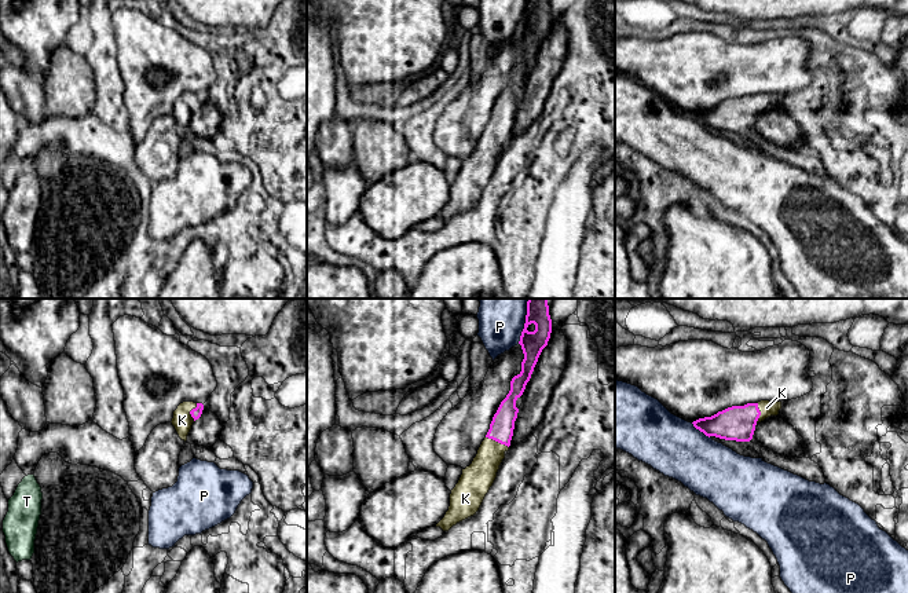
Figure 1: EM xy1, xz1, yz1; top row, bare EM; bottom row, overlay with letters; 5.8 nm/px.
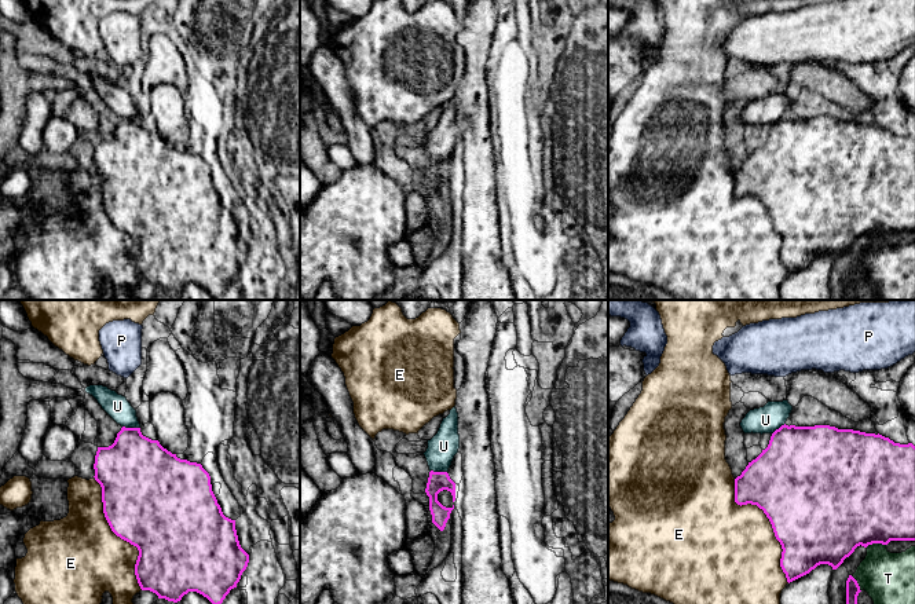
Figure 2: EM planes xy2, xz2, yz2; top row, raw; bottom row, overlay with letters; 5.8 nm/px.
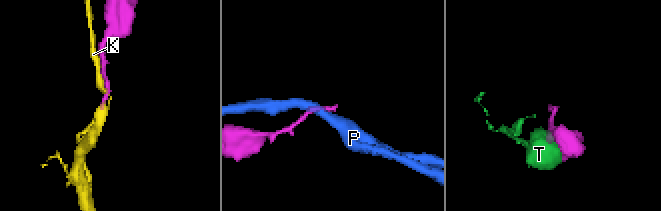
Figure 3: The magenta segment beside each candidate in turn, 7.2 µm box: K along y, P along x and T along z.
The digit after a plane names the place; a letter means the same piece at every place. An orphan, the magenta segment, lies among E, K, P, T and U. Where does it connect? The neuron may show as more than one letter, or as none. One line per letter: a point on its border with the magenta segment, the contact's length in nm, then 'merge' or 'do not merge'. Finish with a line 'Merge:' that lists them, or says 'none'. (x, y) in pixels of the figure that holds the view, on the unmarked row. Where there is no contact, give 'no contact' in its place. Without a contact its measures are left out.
E: yz2 (769, 212) | 700 nm | do not merge
K: xz1 (497, 132) | 150 nm | merge
P: xz1 (524, 18) | 220 nm | do not merge
T: yz2 (875, 234) | 120 nm | do not merge
U: xy2 (131, 120) | 110 nm | do not merge
Merge: K

